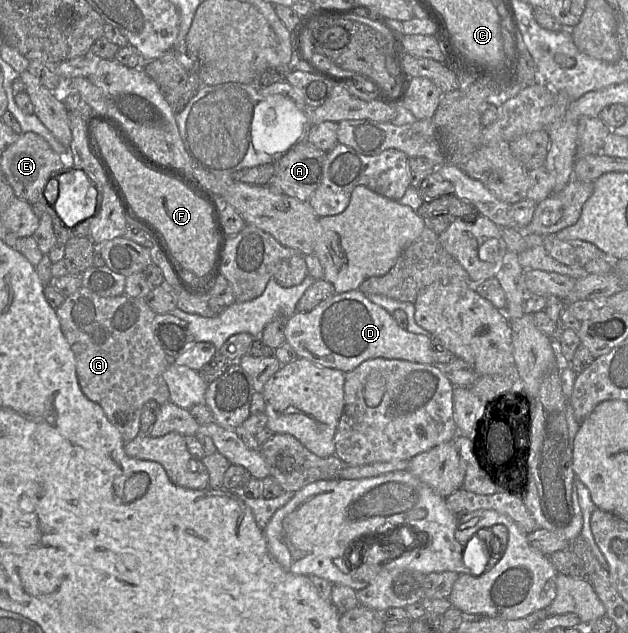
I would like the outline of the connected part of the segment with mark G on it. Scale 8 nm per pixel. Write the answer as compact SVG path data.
M81 286L65 298L56 314L76 363L84 395L97 403L108 420L120 431L124 443L140 433L142 408L150 400L159 405L170 399L163 373L171 363L154 333L156 313L145 298L126 294L102 297Z

